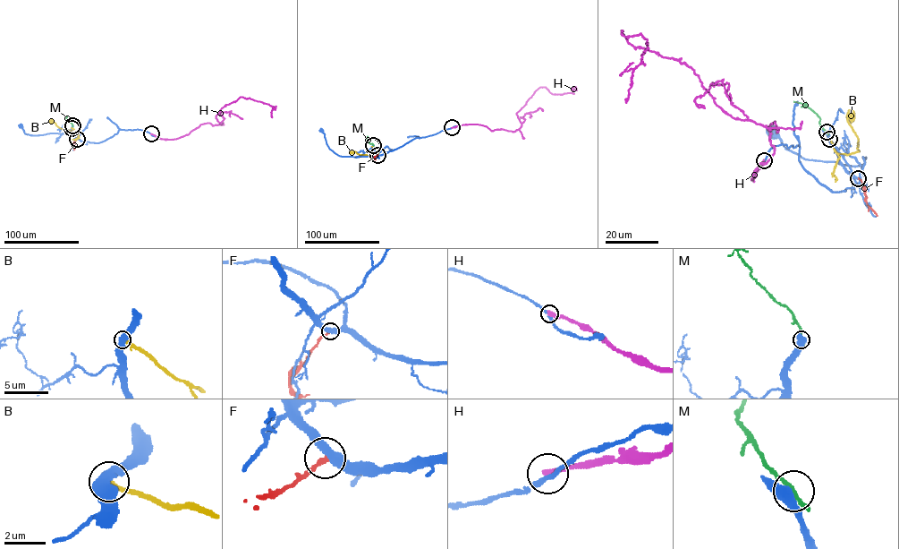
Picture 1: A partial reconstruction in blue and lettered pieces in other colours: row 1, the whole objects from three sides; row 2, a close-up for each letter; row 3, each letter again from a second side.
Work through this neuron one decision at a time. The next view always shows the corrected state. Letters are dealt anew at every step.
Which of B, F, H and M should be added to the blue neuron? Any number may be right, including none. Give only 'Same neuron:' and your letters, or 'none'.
Same neuron: none

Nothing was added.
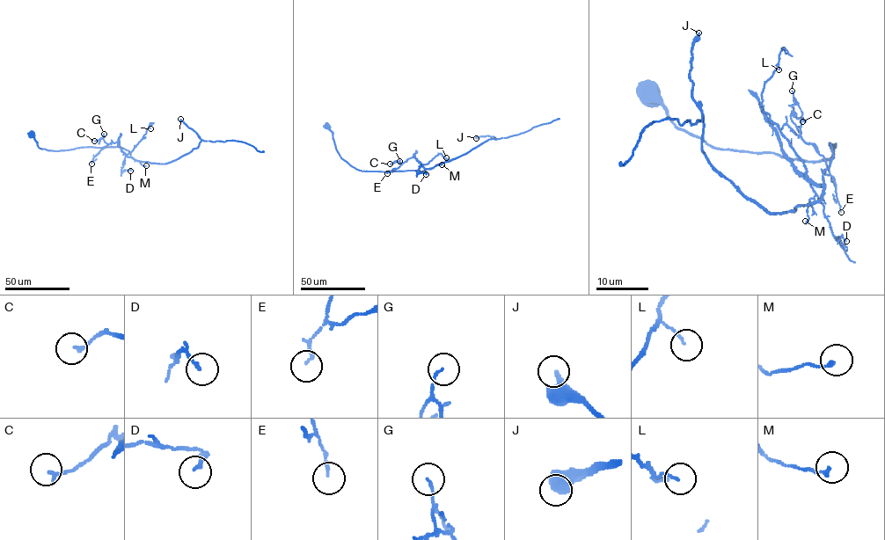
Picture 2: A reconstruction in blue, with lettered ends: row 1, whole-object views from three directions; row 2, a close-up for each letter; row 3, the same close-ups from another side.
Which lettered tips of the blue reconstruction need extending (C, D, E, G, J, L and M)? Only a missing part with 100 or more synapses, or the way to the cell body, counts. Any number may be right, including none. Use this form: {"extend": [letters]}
{"extend": ["J"]}

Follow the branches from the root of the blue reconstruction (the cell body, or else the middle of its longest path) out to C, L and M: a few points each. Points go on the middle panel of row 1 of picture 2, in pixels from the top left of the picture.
C: (326, 125), (340, 156), (359, 170), (390, 171), (426, 169), (413, 156), (403, 163), (397, 161), (390, 164)
L: (326, 125), (340, 156), (362, 171), (422, 171), (426, 168), (422, 165), (438, 154), (446, 157)
M: (326, 125), (340, 156), (359, 170), (422, 171), (442, 164)

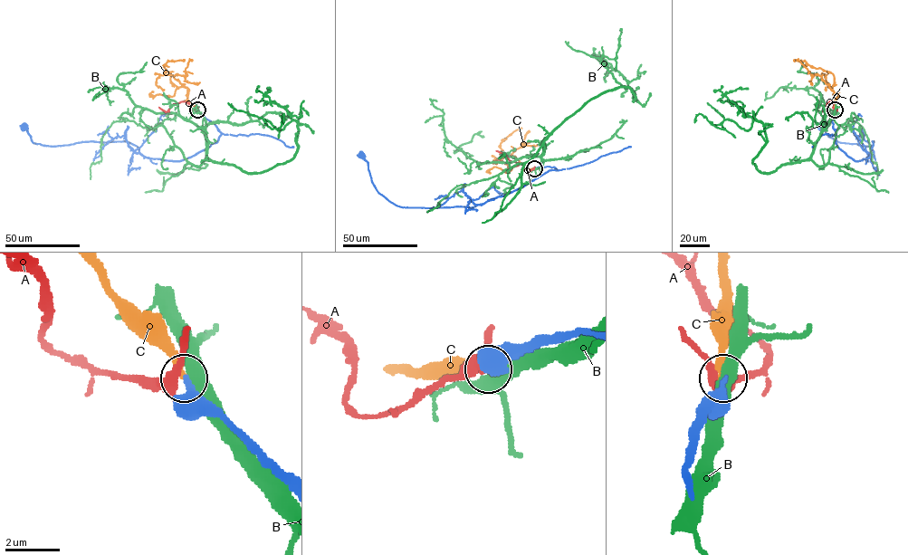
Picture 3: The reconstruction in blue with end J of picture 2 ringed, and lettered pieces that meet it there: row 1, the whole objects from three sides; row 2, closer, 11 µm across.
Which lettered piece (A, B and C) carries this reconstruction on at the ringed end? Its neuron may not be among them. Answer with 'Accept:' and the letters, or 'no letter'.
Accept: C

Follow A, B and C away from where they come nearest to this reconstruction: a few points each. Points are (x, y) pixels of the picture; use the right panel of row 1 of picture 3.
A: (835, 110), (837, 108), (830, 101), (821, 111), (817, 107)
B: (835, 110), (807, 158), (769, 173), (752, 163), (766, 141), (759, 121), (721, 129), (700, 113), (694, 122)
C: (835, 110), (836, 94), (829, 87), (833, 85), (833, 74), (806, 62), (794, 60)

